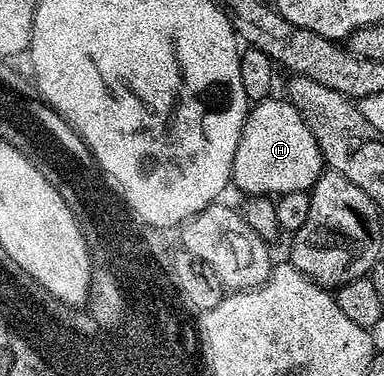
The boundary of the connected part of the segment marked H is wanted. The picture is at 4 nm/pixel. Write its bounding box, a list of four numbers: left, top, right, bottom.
[233,99,325,195]

